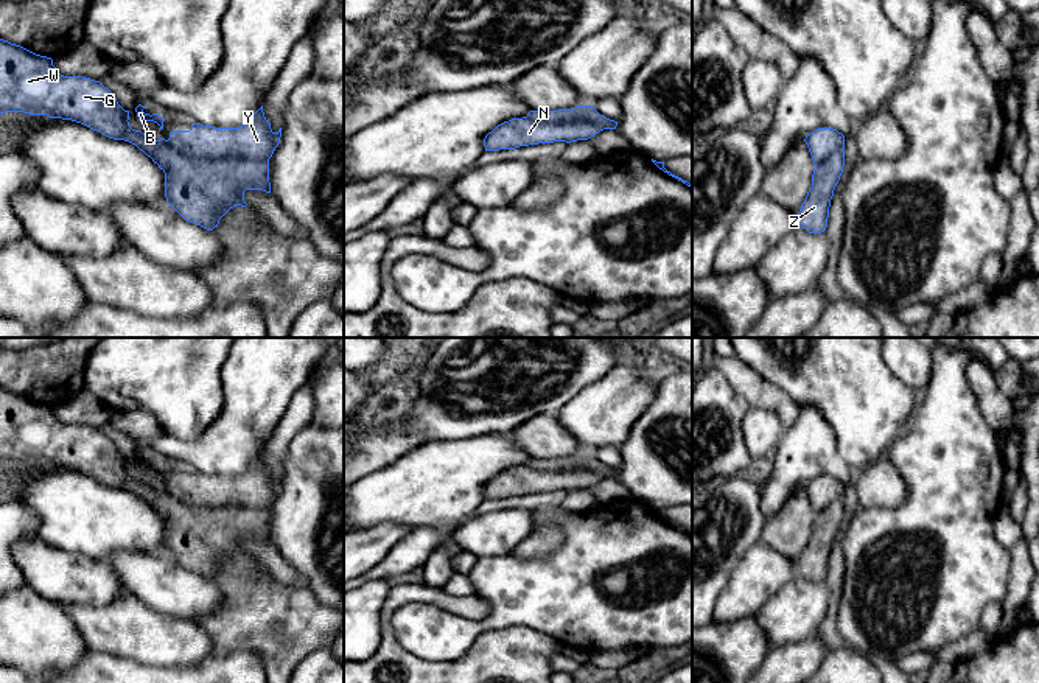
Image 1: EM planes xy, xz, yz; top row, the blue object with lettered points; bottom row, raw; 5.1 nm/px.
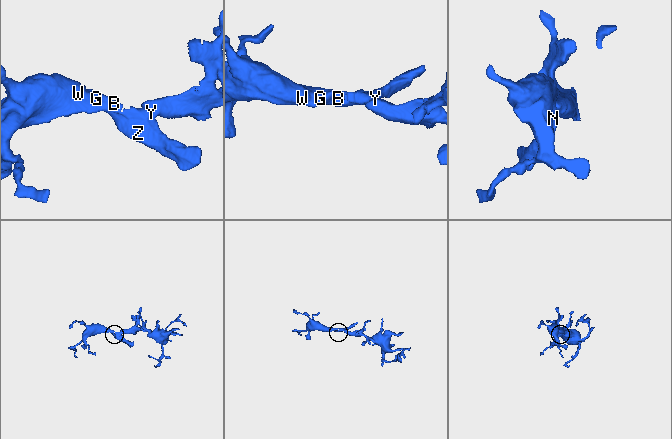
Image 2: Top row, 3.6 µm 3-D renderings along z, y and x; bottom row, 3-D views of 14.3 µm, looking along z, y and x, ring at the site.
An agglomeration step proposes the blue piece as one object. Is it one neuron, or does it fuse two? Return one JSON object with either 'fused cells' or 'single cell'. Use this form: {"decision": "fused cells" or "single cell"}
{"decision": "single cell"}

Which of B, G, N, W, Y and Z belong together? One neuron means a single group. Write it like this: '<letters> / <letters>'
B G N W Y Z

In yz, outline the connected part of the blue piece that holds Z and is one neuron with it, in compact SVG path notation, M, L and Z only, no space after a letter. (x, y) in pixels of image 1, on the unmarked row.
M818 476L804 490L815 517L796 573L809 582L821 582L827 576L831 548L845 515L845 484L832 476Z

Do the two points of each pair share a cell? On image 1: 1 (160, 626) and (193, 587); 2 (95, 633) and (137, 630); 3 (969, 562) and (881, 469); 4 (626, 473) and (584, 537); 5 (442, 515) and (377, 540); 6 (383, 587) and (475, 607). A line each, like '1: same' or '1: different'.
1: different
2: same
3: different
4: different
5: different
6: different

